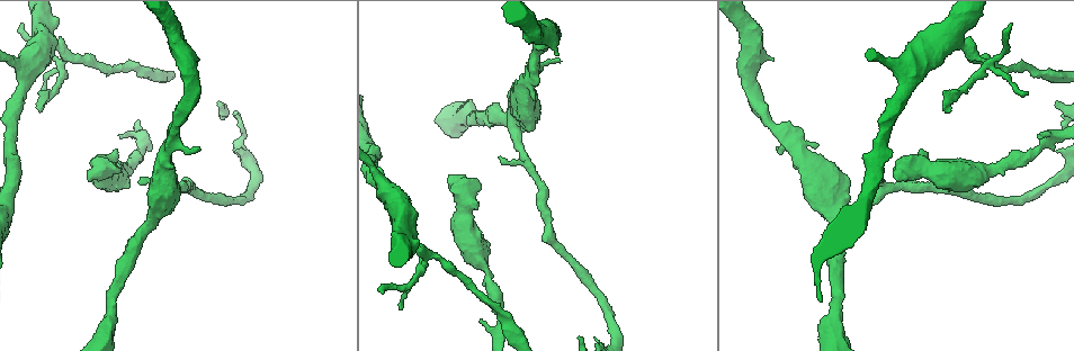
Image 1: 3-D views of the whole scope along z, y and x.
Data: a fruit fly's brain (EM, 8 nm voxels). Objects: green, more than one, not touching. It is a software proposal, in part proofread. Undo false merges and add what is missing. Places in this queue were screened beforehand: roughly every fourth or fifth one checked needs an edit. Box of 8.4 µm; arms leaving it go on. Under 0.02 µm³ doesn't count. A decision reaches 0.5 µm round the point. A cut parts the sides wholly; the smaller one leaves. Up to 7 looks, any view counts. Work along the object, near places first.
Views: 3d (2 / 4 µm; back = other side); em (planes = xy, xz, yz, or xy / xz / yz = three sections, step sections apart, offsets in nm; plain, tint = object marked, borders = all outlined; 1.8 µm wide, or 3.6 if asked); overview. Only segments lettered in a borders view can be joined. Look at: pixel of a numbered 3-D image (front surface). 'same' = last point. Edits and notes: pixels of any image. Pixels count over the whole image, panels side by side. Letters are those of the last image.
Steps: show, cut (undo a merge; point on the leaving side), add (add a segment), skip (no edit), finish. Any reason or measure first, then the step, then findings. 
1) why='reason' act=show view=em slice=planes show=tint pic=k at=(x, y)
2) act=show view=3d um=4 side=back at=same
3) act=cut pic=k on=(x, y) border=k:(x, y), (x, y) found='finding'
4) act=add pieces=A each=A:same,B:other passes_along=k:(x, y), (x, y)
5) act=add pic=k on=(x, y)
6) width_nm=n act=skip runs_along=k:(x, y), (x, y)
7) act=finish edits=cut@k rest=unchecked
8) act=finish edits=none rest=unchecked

why='thick end' act=show view=3d um=2 pic=1 at=(89, 179)

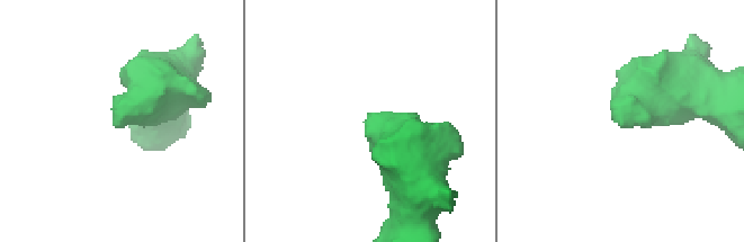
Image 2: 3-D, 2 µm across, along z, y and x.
why='need the tissue' act=show view=em slice=yz step=16 show=tint pic=2 at=(117, 124)

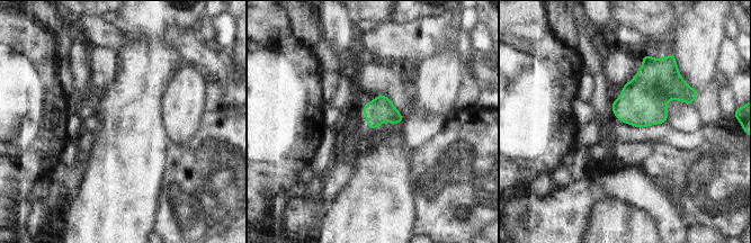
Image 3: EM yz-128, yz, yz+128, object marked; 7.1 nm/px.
act=show view=em slice=planes show=borders at=same

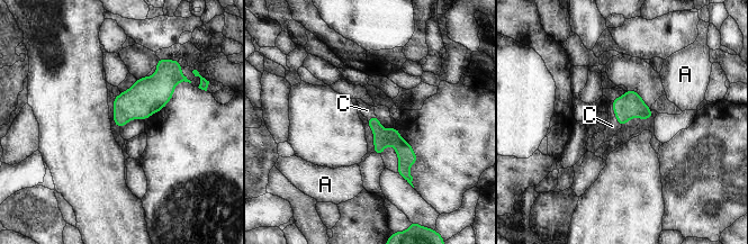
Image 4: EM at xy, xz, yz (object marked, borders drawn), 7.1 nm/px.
longest_contact=C:190nm act=add pieces=C each=A:other,C:same found='the cell continues'

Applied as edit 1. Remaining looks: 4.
act=show view=overview

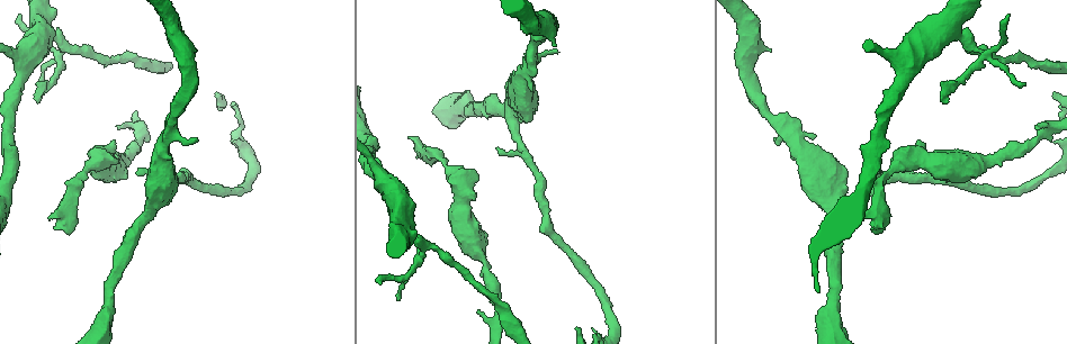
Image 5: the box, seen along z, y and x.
why='free end' act=show view=em slice=planes show=plain pic=5 at=(1024, 83)

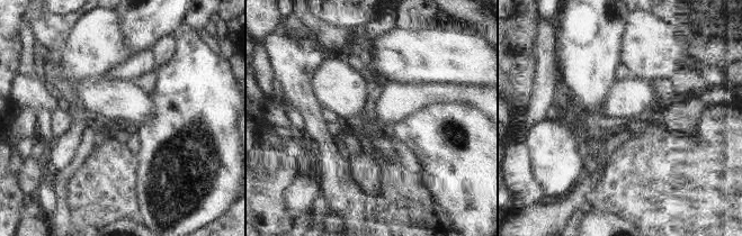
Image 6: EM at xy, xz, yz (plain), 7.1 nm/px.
why='what lies round it' act=show view=em slice=planes show=borders at=same

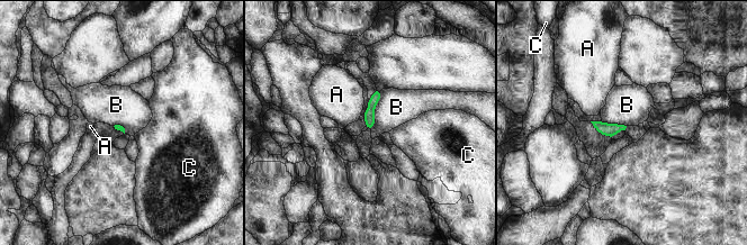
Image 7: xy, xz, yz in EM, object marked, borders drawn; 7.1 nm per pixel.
act=skip each=A:other,B:other,C:other found='none of them fits'

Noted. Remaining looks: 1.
act=finish edits=add@4 rest=unchecked

